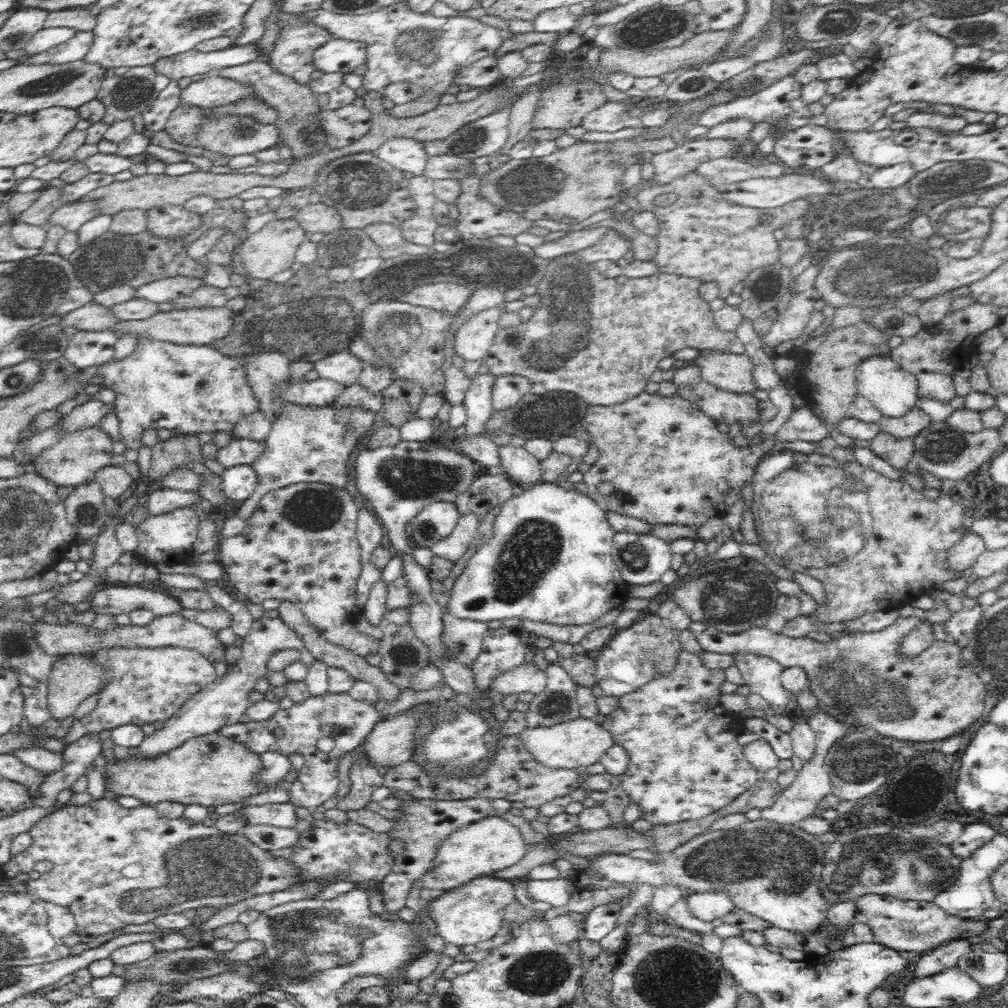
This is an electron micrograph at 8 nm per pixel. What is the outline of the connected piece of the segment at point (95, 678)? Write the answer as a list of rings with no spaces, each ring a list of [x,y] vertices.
[[[84,655],[67,656],[65,659],[55,659],[50,680],[47,682],[47,705],[50,718],[57,721],[72,717],[74,711],[84,698],[100,692],[106,684],[106,671],[96,663],[88,661]]]

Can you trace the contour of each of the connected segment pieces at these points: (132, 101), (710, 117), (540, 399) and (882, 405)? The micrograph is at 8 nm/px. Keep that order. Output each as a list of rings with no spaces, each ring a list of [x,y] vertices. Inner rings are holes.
[[[152,65],[136,66],[130,68],[124,76],[112,76],[105,78],[102,87],[95,97],[96,100],[102,102],[105,107],[104,116],[101,121],[104,124],[114,124],[118,121],[132,119],[136,114],[141,114],[149,106],[153,105],[154,100],[172,83],[166,76],[162,76],[154,71]]]
[[[786,76],[784,79],[778,80],[775,84],[768,86],[768,88],[760,90],[757,94],[750,97],[741,97],[738,100],[728,102],[726,104],[720,104],[708,108],[704,112],[698,114],[696,118],[696,125],[708,126],[708,128],[714,128],[716,124],[720,122],[726,122],[730,118],[749,118],[752,122],[762,122],[765,120],[768,124],[772,125],[774,122],[778,122],[780,118],[788,116],[788,124],[781,131],[775,134],[775,138],[778,139],[784,132],[788,130],[794,130],[800,125],[804,125],[811,122],[812,116],[808,106],[800,99],[801,85],[797,84],[797,81],[793,76]]]
[[[546,391],[543,395],[536,395],[532,392],[526,393],[512,408],[493,411],[493,415],[484,425],[485,433],[482,435],[486,436],[497,430],[509,434],[509,436],[521,436],[527,440],[530,438],[547,438],[554,441],[558,435],[574,435],[578,430],[584,430],[582,421],[588,407],[589,404],[586,404],[580,396],[572,393],[557,391]]]
[[[874,355],[863,360],[856,369],[857,392],[867,398],[880,411],[882,417],[900,418],[918,402],[918,381],[888,355]]]

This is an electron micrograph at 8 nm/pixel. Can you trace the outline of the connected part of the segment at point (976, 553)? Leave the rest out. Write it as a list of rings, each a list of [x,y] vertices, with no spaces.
[[[967,531],[964,538],[948,550],[948,569],[957,575],[968,574],[976,560],[985,551],[984,542],[976,534]]]

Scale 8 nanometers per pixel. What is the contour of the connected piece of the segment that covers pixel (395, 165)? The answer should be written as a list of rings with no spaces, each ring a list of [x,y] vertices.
[[[401,136],[382,142],[376,148],[374,155],[390,165],[392,169],[410,172],[414,176],[423,175],[429,160],[422,142]]]

